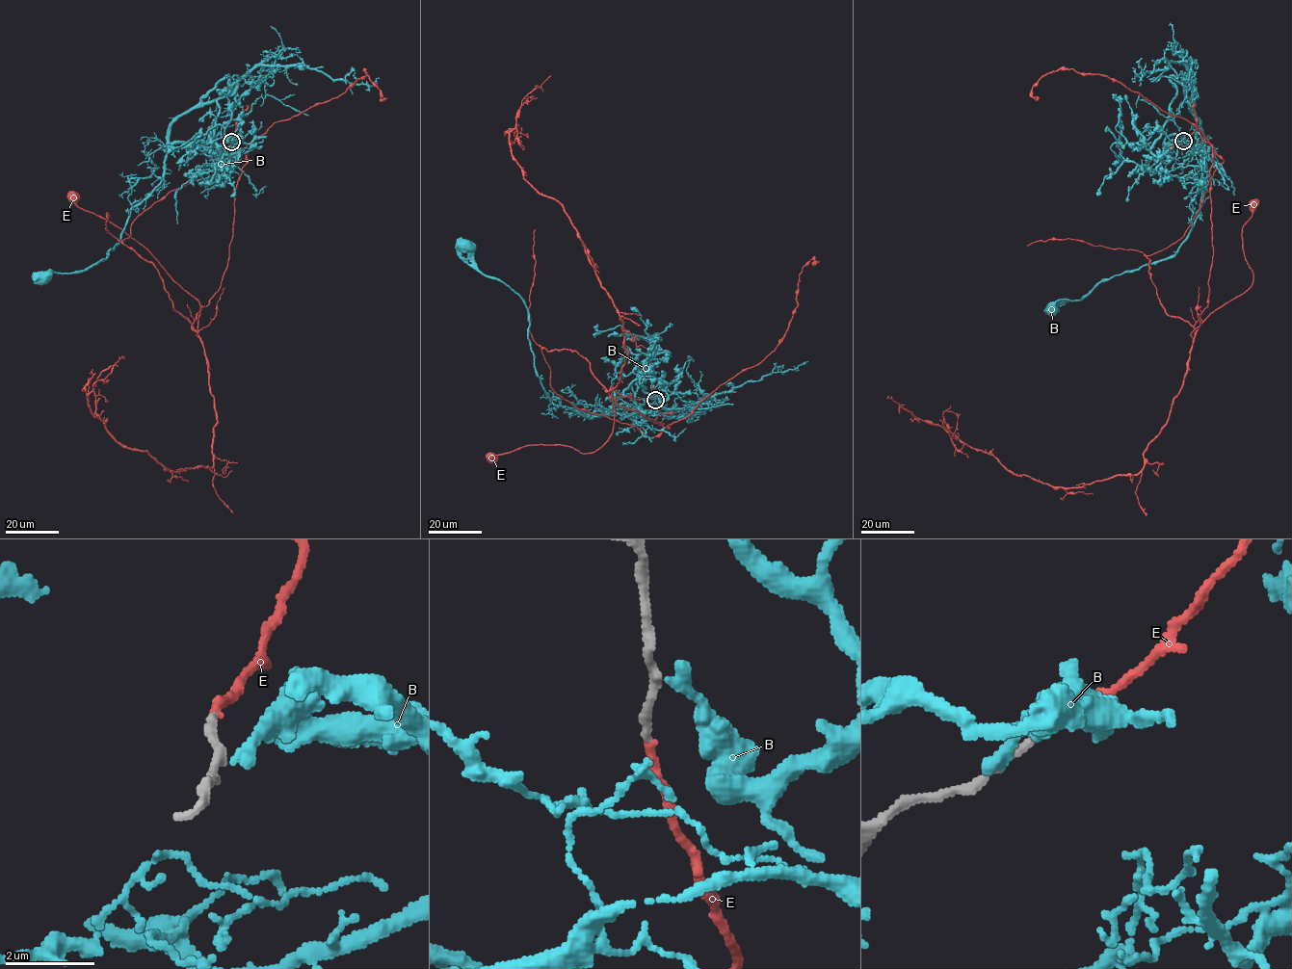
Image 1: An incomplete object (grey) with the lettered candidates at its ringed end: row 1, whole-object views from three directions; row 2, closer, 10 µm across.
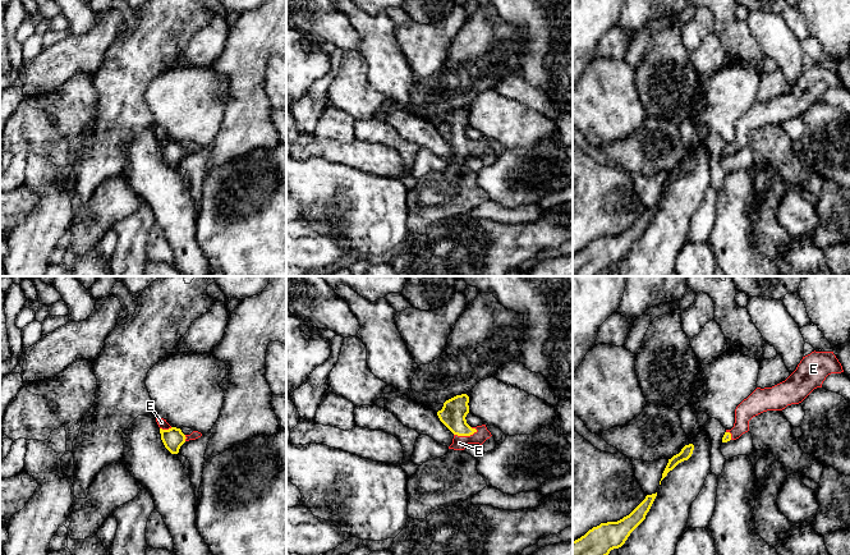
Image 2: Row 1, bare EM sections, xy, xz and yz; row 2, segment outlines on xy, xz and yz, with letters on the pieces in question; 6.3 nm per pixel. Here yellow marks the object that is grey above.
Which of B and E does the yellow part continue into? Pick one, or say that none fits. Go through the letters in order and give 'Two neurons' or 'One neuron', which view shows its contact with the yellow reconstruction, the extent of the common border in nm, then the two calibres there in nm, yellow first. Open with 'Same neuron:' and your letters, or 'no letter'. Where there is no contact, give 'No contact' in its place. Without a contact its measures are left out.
Same neuron: E
B: Two neurons. No contact
E: One neuron. Touches yellow in xz. Shared border 160 nm. Thickness 160 nm (yellow) against 90 nm

